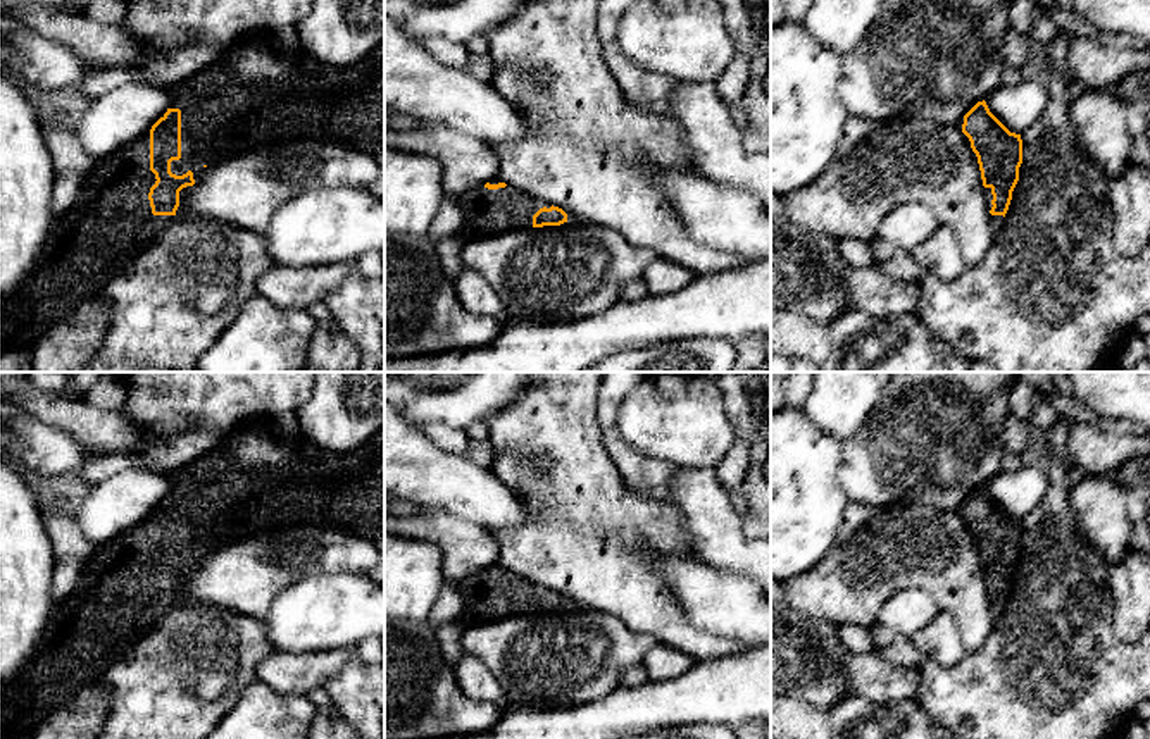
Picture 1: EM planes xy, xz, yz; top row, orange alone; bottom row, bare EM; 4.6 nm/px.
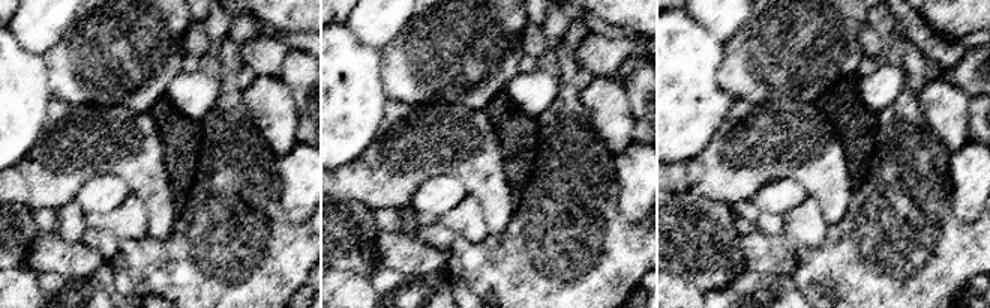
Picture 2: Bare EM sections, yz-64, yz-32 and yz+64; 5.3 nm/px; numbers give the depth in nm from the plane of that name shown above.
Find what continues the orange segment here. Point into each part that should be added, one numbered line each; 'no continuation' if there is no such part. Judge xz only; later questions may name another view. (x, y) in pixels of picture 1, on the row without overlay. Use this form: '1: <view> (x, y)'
1: xz (487, 598)

